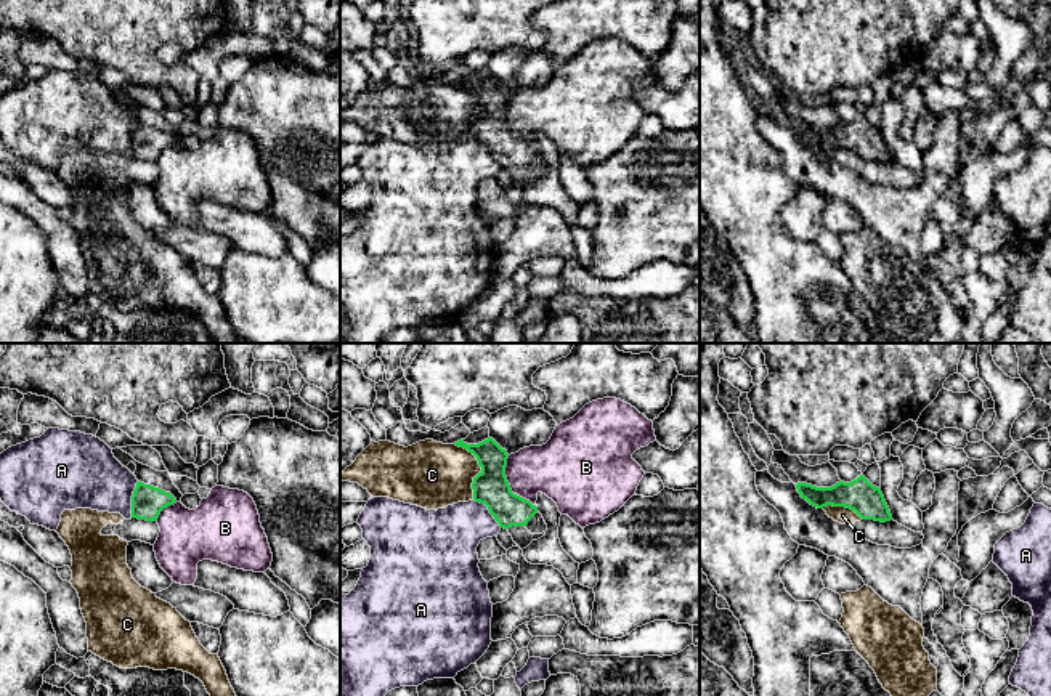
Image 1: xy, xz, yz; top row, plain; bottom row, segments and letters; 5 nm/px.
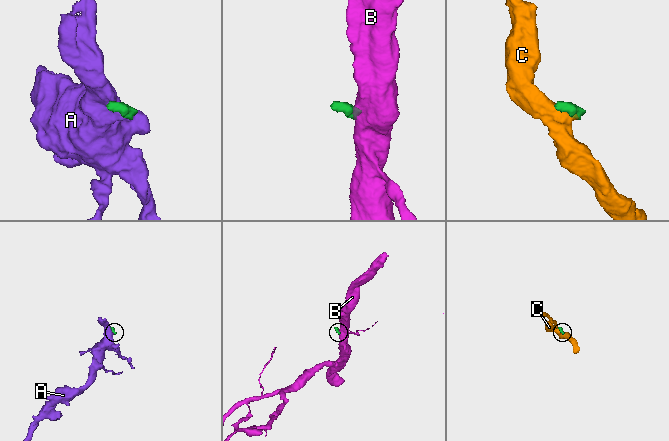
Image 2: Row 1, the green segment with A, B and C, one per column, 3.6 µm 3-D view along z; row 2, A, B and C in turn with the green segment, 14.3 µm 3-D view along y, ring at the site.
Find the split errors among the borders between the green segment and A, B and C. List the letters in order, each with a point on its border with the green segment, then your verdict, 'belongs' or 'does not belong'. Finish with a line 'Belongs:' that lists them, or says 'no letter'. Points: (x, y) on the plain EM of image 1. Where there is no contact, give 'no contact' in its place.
A: xy (132, 140) | does not belong
B: xz (509, 127) | does not belong
C: xz (482, 109) | does not belong
Belongs: no letter

